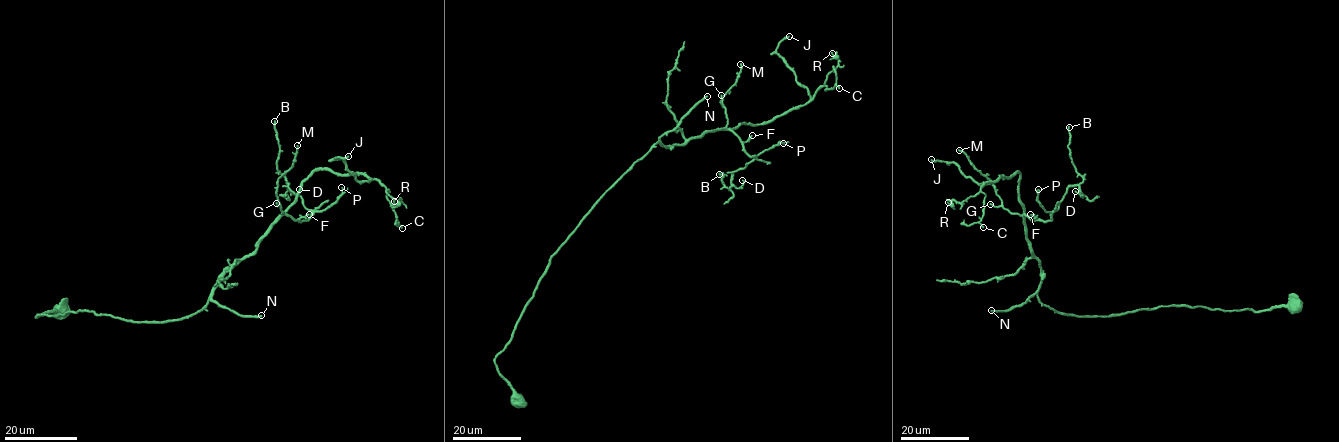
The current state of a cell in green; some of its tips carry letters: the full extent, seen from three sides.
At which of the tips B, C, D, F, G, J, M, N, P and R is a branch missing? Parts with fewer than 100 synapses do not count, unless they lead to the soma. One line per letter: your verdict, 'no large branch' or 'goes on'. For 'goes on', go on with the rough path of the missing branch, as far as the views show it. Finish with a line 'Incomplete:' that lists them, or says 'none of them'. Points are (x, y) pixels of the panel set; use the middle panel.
B: no large branch
C: no large branch
D: no large branch
F: no large branch
G: no large branch
J: no large branch
M: no large branch
N: goes on
P: no large branch
R: no large branch
Incomplete: N

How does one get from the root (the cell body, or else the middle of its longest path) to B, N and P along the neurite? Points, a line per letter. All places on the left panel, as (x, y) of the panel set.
B: (59, 311), (36, 316), (183, 319), (278, 218), (307, 219), (277, 167), (274, 121)
N: (59, 311), (36, 316), (91, 311), (133, 322), (166, 322), (194, 314), (210, 298), (241, 315), (261, 315)
P: (59, 311), (36, 316), (190, 316), (278, 218), (305, 220), (329, 208), (341, 187)

